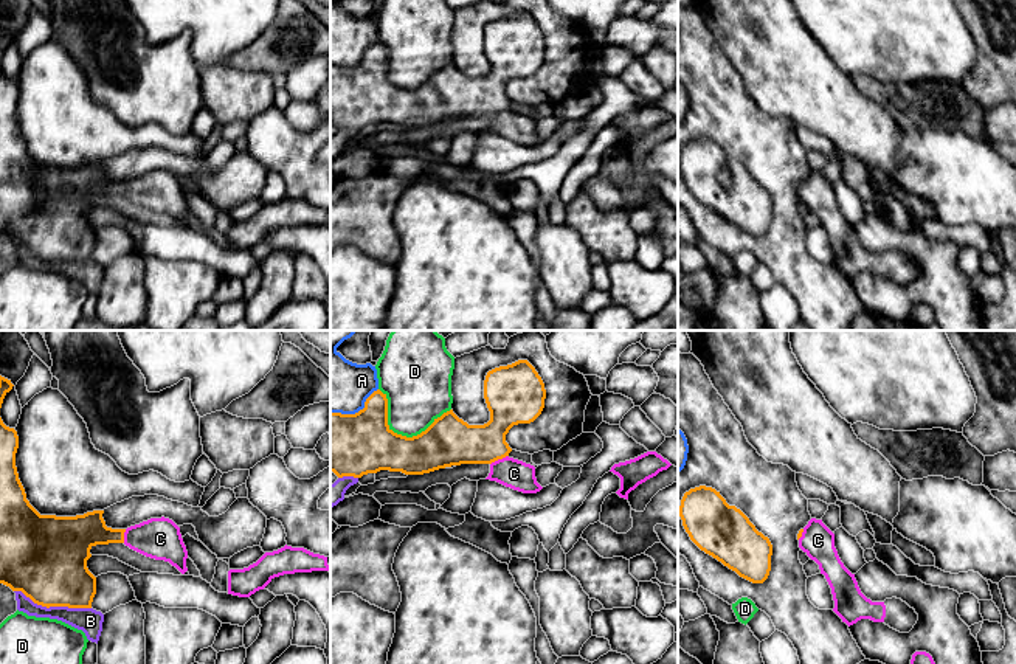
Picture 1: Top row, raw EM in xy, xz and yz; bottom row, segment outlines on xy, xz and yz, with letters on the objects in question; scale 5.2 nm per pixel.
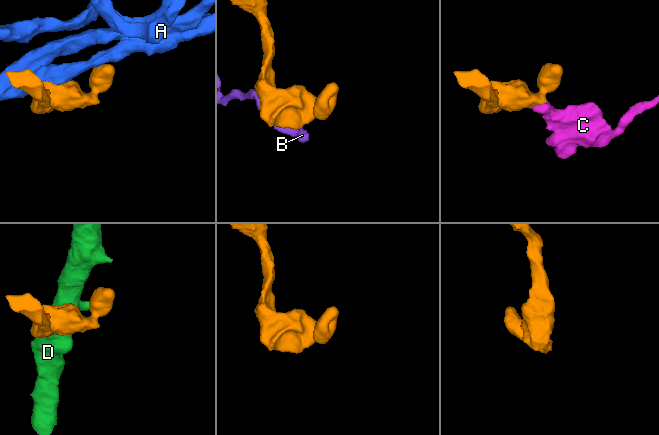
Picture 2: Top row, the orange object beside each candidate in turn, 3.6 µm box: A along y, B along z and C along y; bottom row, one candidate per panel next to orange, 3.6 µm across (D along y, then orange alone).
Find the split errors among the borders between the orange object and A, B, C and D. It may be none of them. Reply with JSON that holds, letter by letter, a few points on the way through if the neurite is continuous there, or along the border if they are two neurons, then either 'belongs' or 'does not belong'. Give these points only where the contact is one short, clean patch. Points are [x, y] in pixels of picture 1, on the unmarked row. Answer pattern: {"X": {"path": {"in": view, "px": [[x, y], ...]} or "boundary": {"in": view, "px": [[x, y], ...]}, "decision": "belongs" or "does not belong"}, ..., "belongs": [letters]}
{"A": {"decision": "does not belong"}, "B": {"decision": "does not belong"}, "C": {"path": {"in": "xz", "px": [[453, 95], [484, 96], [498, 110], [514, 126]]}, "decision": "belongs"}, "D": {"decision": "does not belong"}, "belongs": ["C"]}

